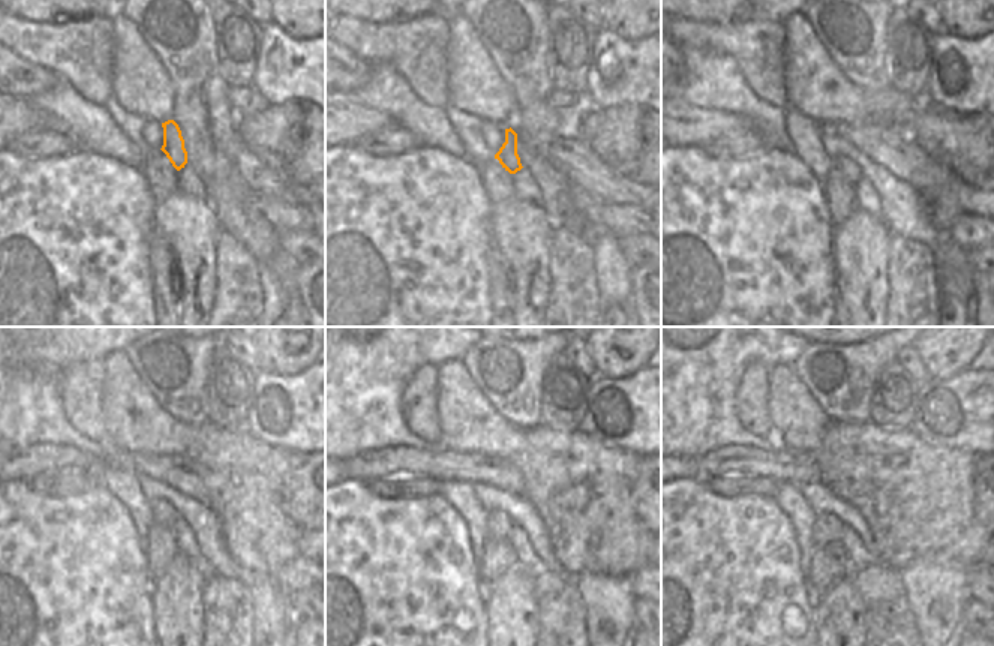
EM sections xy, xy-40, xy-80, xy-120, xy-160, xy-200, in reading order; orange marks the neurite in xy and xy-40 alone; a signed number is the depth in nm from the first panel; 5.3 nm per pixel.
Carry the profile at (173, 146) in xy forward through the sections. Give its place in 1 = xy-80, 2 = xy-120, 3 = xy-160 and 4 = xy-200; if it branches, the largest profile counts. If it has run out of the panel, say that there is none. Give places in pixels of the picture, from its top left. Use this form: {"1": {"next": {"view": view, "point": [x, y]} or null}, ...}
{"1": {"next": {"view": "xy-80", "point": [844, 167]}}, "2": {"next": {"view": "xy-120", "point": [164, 514]}}, "3": {"next": {"view": "xy-160", "point": [498, 523]}}, "4": {"next": {"view": "xy-200", "point": [828, 528]}}}

